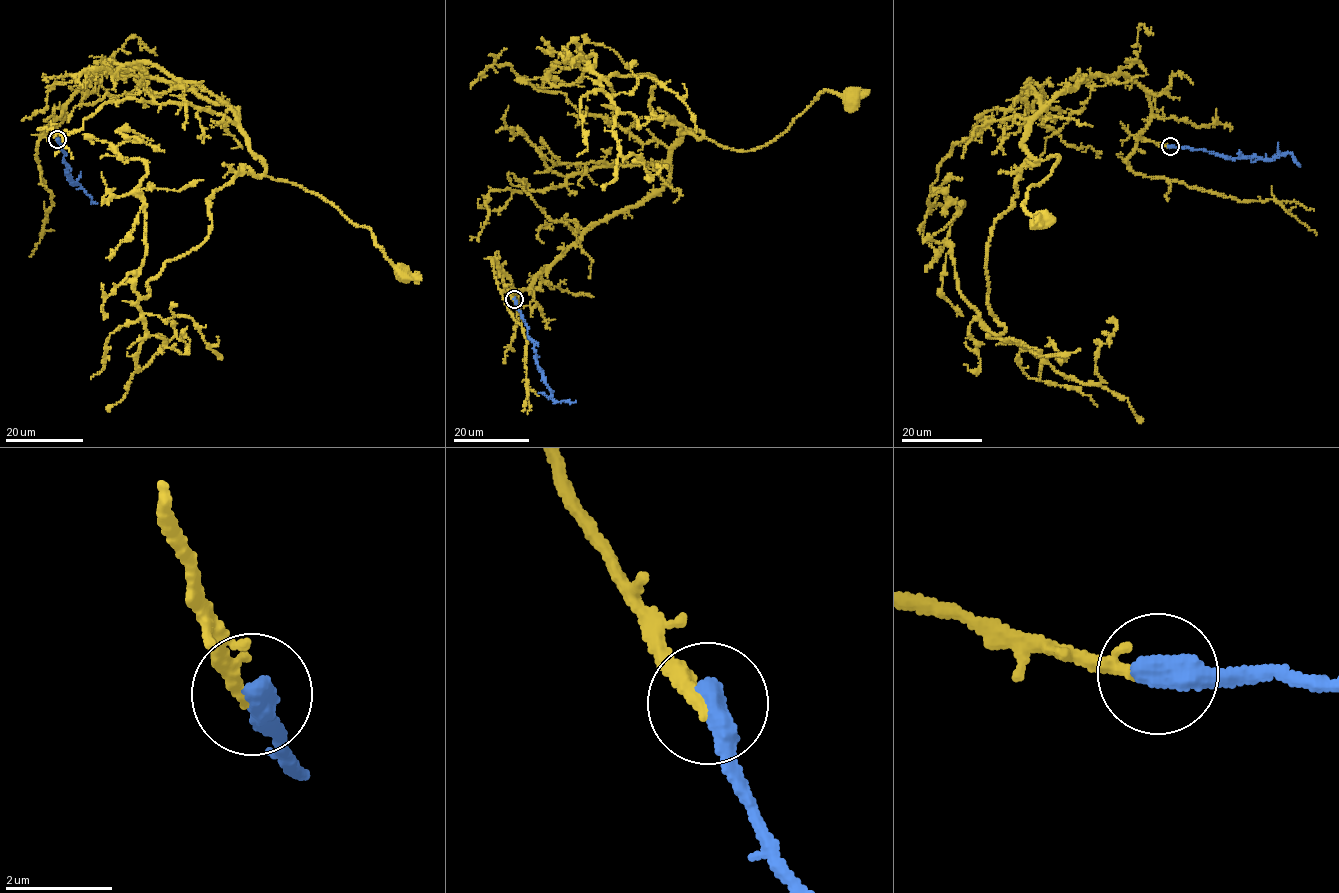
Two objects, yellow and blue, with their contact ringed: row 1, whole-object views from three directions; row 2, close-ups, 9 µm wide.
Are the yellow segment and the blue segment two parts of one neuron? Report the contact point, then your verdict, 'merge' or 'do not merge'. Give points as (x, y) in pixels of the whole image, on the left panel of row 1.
at (57, 139); merge

